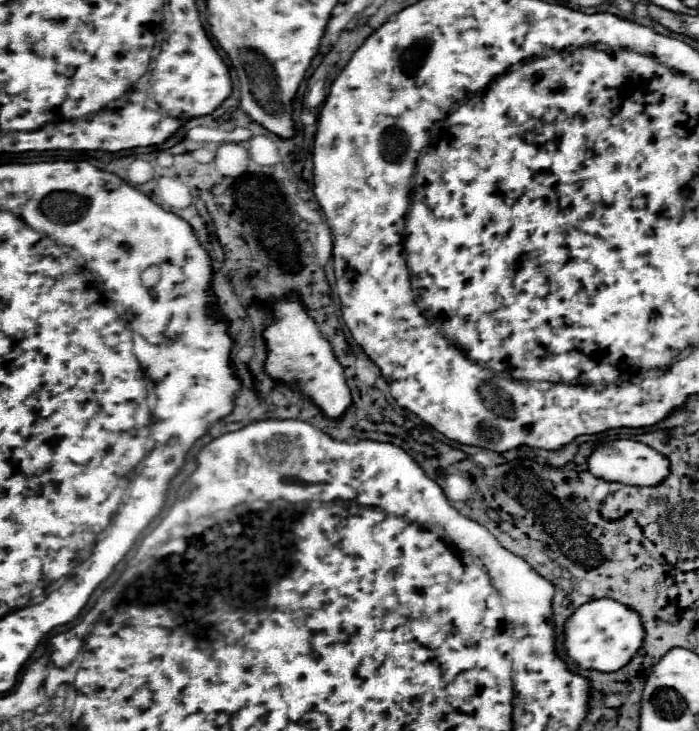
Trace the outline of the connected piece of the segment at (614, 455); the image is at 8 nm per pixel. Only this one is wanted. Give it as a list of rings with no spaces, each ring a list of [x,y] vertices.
[[[616,439],[598,445],[590,457],[588,457],[588,471],[594,477],[600,477],[604,481],[618,481],[624,485],[656,485],[668,475],[668,459],[662,457],[652,447],[632,441],[632,439]]]

